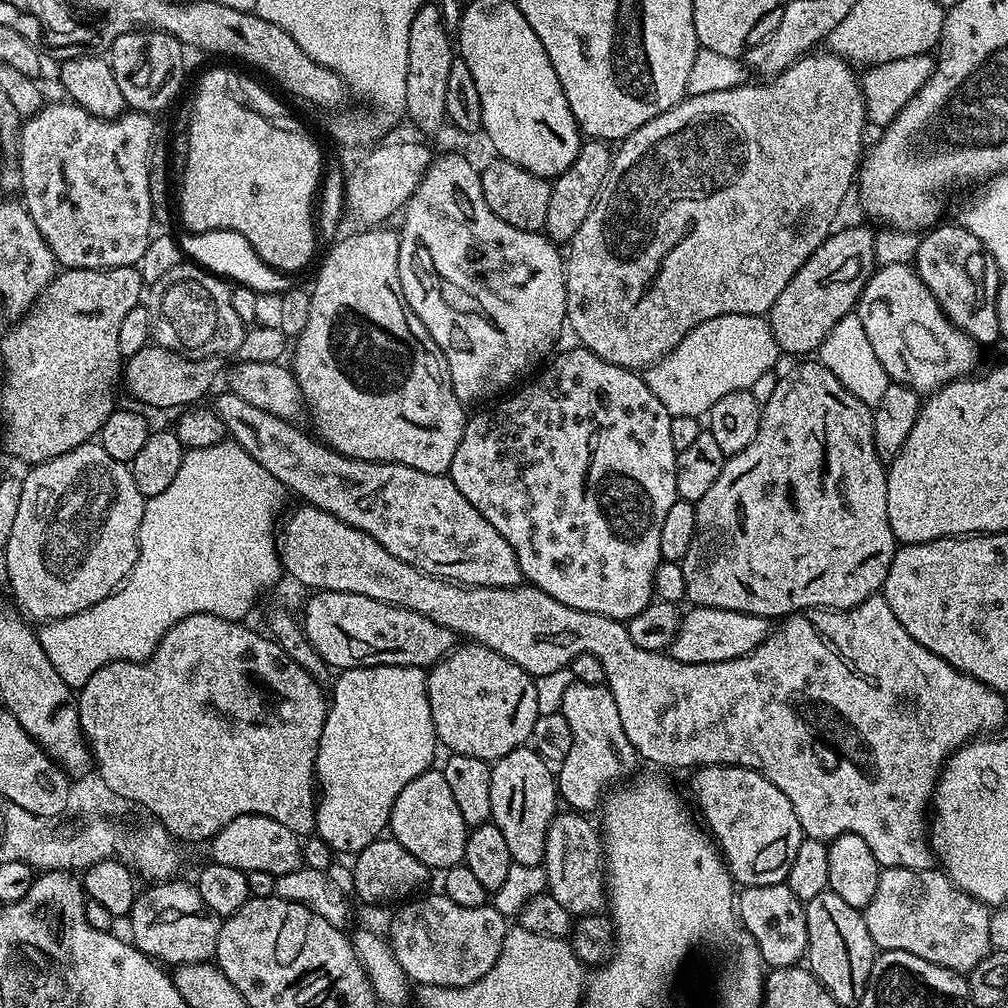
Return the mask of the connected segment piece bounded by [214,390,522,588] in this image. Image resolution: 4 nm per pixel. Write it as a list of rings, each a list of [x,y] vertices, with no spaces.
[[[227,390],[221,392],[214,404],[214,411],[224,424],[225,433],[238,446],[242,446],[242,450],[246,450],[246,454],[250,454],[258,466],[270,470],[270,474],[274,474],[274,478],[278,478],[278,482],[282,482],[291,495],[293,492],[301,496],[299,499],[303,503],[313,504],[318,510],[326,510],[326,514],[334,514],[334,518],[370,534],[370,538],[374,538],[378,546],[386,546],[394,558],[428,576],[467,584],[470,588],[515,588],[521,583],[518,558],[510,542],[506,542],[506,538],[502,538],[502,534],[498,534],[498,530],[494,530],[494,526],[490,526],[490,522],[486,522],[486,518],[482,518],[482,514],[478,514],[470,502],[466,502],[462,490],[454,486],[451,476],[426,474],[426,470],[414,470],[414,466],[382,464],[344,456],[319,439],[311,440],[306,433],[295,428],[295,423],[274,414],[266,414],[266,410],[258,410],[258,406],[250,406],[250,402],[238,398],[238,394]]]

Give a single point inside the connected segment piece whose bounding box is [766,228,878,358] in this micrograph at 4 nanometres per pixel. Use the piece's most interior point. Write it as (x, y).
(827, 288)

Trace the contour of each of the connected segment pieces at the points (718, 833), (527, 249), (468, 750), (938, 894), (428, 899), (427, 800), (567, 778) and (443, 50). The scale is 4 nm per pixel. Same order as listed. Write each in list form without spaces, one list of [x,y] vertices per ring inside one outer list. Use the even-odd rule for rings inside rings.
[[[733,764],[701,766],[691,776],[691,799],[694,804],[696,799],[699,819],[716,841],[733,881],[746,888],[785,883],[790,862],[794,862],[794,854],[806,838],[790,798],[762,774]]]
[[[437,155],[433,159],[432,165],[421,176],[414,194],[404,205],[402,209],[403,216],[404,221],[398,225],[400,234],[400,241],[398,242],[398,282],[402,282],[402,294],[406,298],[410,310],[414,310],[414,314],[418,314],[422,326],[426,326],[426,330],[430,330],[430,338],[434,338],[434,342],[438,342],[438,350],[442,350],[442,354],[446,358],[446,366],[450,370],[450,382],[454,386],[454,394],[461,402],[469,402],[468,400],[488,400],[491,396],[496,395],[496,397],[499,397],[501,394],[515,389],[529,375],[527,372],[539,360],[541,362],[547,361],[553,355],[554,349],[552,347],[555,346],[560,331],[565,331],[566,328],[568,319],[566,282],[564,281],[566,260],[561,249],[553,244],[544,235],[543,231],[527,232],[502,222],[502,218],[498,218],[498,214],[494,214],[494,210],[490,210],[490,206],[486,206],[486,198],[482,194],[482,182],[480,181],[478,168],[475,168],[464,156]]]
[[[464,642],[453,647],[444,659],[432,665],[428,672],[428,701],[434,722],[436,739],[452,754],[470,754],[470,758],[482,758],[495,762],[516,748],[523,748],[532,739],[538,710],[535,679],[522,666],[502,658],[494,650],[475,642]]]
[[[935,867],[926,870],[883,869],[878,878],[878,890],[874,890],[874,898],[870,898],[870,902],[862,911],[866,930],[870,930],[870,938],[876,943],[877,949],[885,952],[902,950],[906,954],[926,958],[926,962],[934,962],[952,972],[967,974],[993,951],[989,905],[966,894],[943,870],[937,870]]]
[[[443,894],[409,899],[392,916],[386,939],[398,964],[416,986],[464,988],[478,982],[498,962],[510,924],[491,903],[458,906]]]
[[[429,770],[418,774],[414,782],[406,782],[402,794],[398,794],[394,802],[388,823],[391,839],[414,854],[428,869],[447,870],[463,861],[470,826],[454,803],[454,794],[446,783],[443,771]]]
[[[570,683],[559,712],[570,726],[573,746],[565,760],[558,764],[558,796],[563,803],[564,800],[568,803],[565,805],[569,809],[592,814],[595,808],[597,811],[601,807],[613,785],[627,781],[635,773],[632,771],[638,765],[638,757],[630,738],[626,738],[626,730],[622,730],[618,702],[614,702],[614,694],[604,684]]]
[[[424,3],[418,14],[414,14],[414,22],[410,22],[410,54],[404,107],[407,119],[412,119],[413,126],[424,132],[436,132],[446,124],[446,81],[454,59],[454,42],[448,36],[450,32],[444,27],[439,3]]]

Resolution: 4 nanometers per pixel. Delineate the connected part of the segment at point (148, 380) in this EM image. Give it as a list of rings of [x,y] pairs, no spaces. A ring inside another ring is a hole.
[[[149,344],[127,357],[122,368],[122,384],[129,394],[140,403],[168,410],[178,406],[186,408],[199,400],[212,386],[216,376],[227,369],[228,360],[224,356],[207,356],[205,360],[190,359],[176,351],[166,350],[157,344]]]

